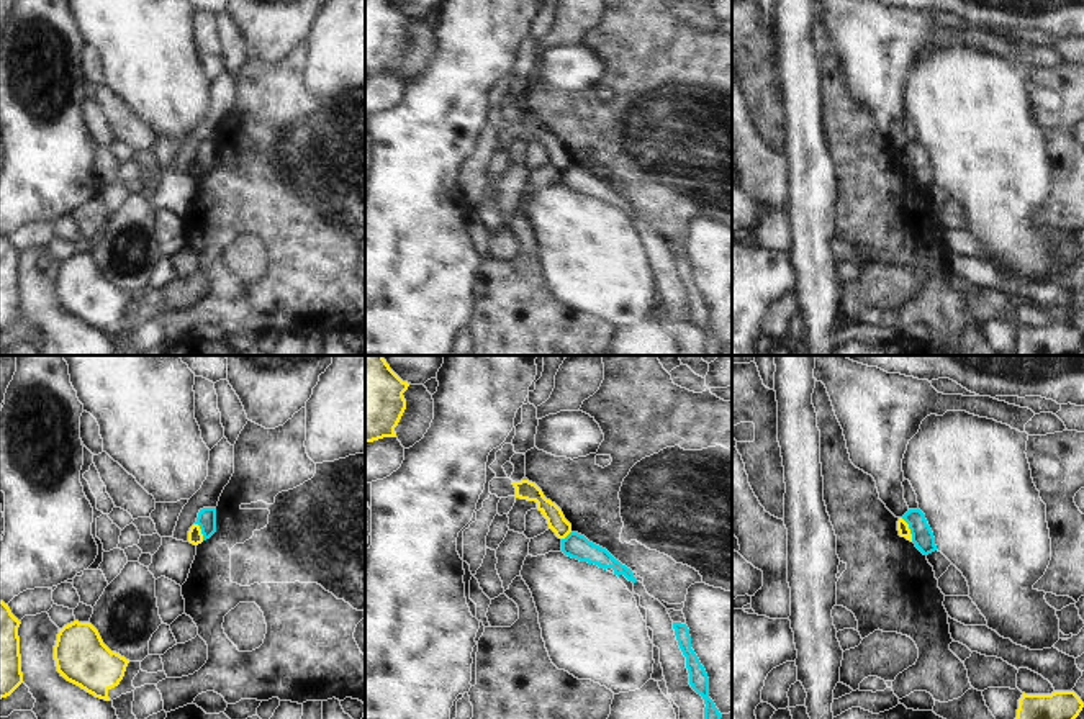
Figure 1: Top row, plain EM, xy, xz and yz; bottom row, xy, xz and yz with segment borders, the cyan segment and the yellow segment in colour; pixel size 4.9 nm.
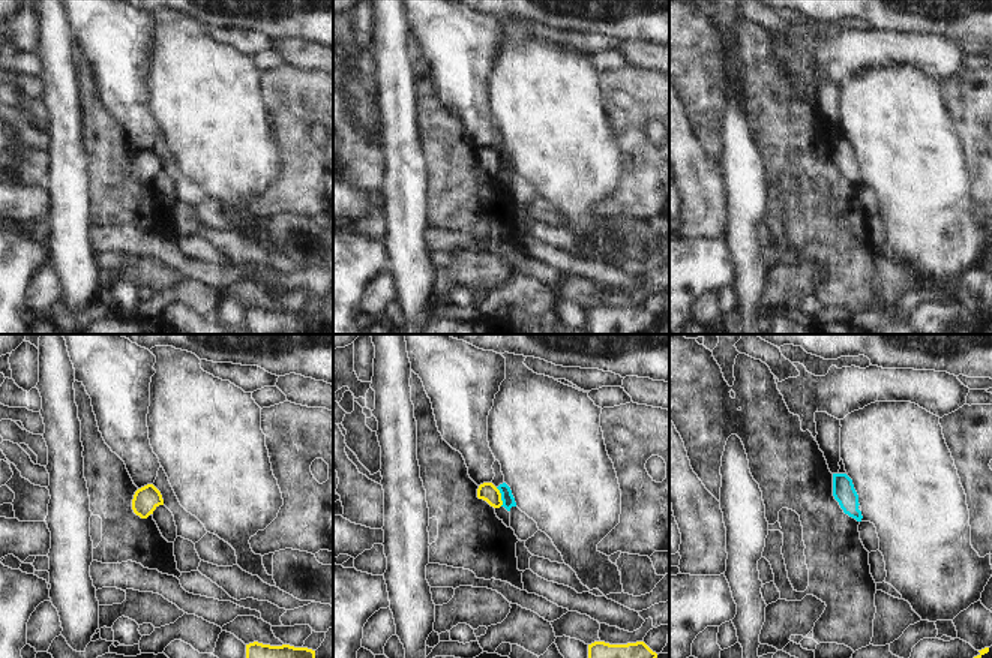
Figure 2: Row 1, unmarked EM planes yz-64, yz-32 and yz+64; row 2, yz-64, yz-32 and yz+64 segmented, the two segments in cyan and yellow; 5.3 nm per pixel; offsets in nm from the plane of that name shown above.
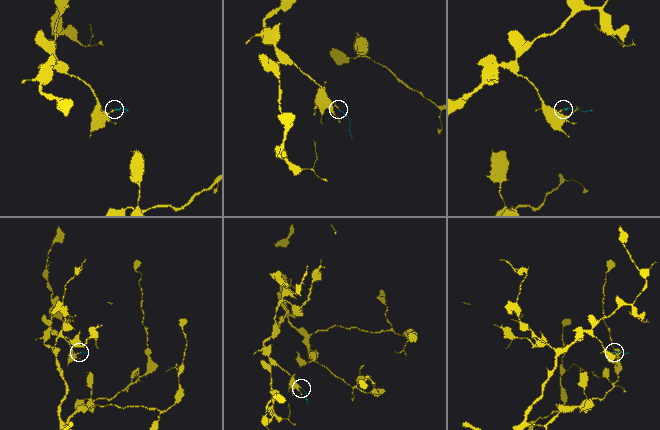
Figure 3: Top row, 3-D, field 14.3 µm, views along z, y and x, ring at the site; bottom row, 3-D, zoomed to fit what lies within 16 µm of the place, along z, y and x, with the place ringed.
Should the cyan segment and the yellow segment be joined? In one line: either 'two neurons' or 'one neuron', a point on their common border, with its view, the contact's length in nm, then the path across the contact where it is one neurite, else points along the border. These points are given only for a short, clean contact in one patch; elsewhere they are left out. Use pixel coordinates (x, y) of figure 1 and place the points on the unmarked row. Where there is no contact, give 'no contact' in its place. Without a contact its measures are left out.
two neurons; meets cyan in yz at (909, 161); contact 130 nm long; border along yz (901, 151), (907, 158), (912, 174)

